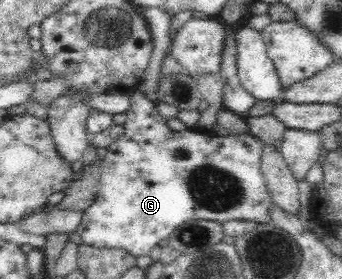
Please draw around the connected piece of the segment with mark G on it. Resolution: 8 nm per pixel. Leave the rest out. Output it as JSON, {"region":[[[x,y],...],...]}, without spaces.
{"region":[[[136,90],[129,98],[129,107],[124,111],[126,122],[124,123],[124,132],[121,137],[107,148],[107,154],[101,164],[100,191],[97,193],[95,202],[83,211],[80,227],[76,230],[81,236],[83,244],[89,248],[96,249],[119,249],[121,252],[130,253],[133,257],[147,256],[149,252],[159,246],[164,239],[168,239],[175,229],[184,225],[186,221],[195,221],[195,219],[204,219],[205,221],[217,221],[219,224],[226,223],[233,219],[237,221],[251,221],[253,224],[269,224],[272,217],[272,198],[270,197],[266,180],[261,170],[261,155],[263,155],[263,143],[254,135],[249,133],[227,134],[221,136],[218,134],[207,134],[195,132],[195,129],[185,129],[175,132],[167,127],[166,121],[157,113],[156,105],[151,101],[149,96],[145,96],[145,92]]]}

